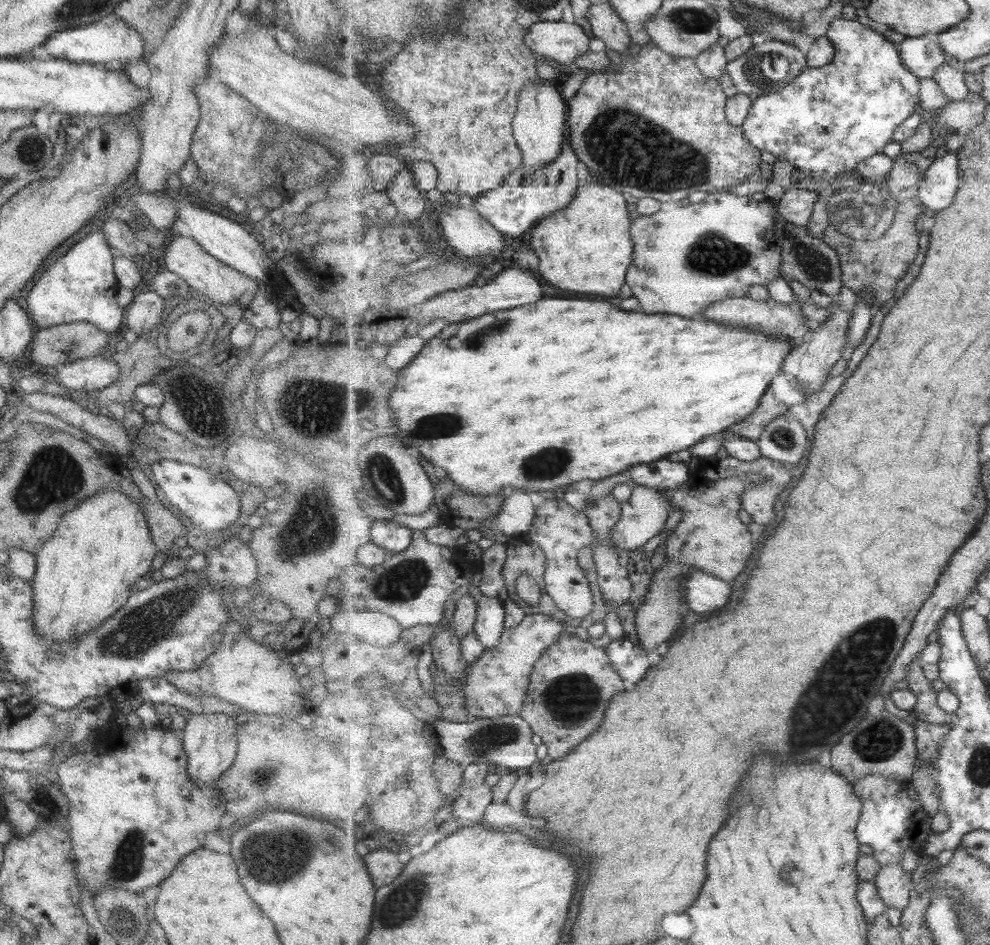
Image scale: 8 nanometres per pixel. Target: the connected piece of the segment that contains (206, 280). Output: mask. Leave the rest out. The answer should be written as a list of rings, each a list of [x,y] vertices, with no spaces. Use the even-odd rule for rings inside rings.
[[[178,235],[167,244],[163,253],[165,268],[185,281],[193,291],[193,297],[208,296],[215,304],[233,304],[245,292],[253,293],[259,289],[257,283],[251,277],[239,273],[238,270],[219,262],[213,256],[207,254],[193,239]]]

